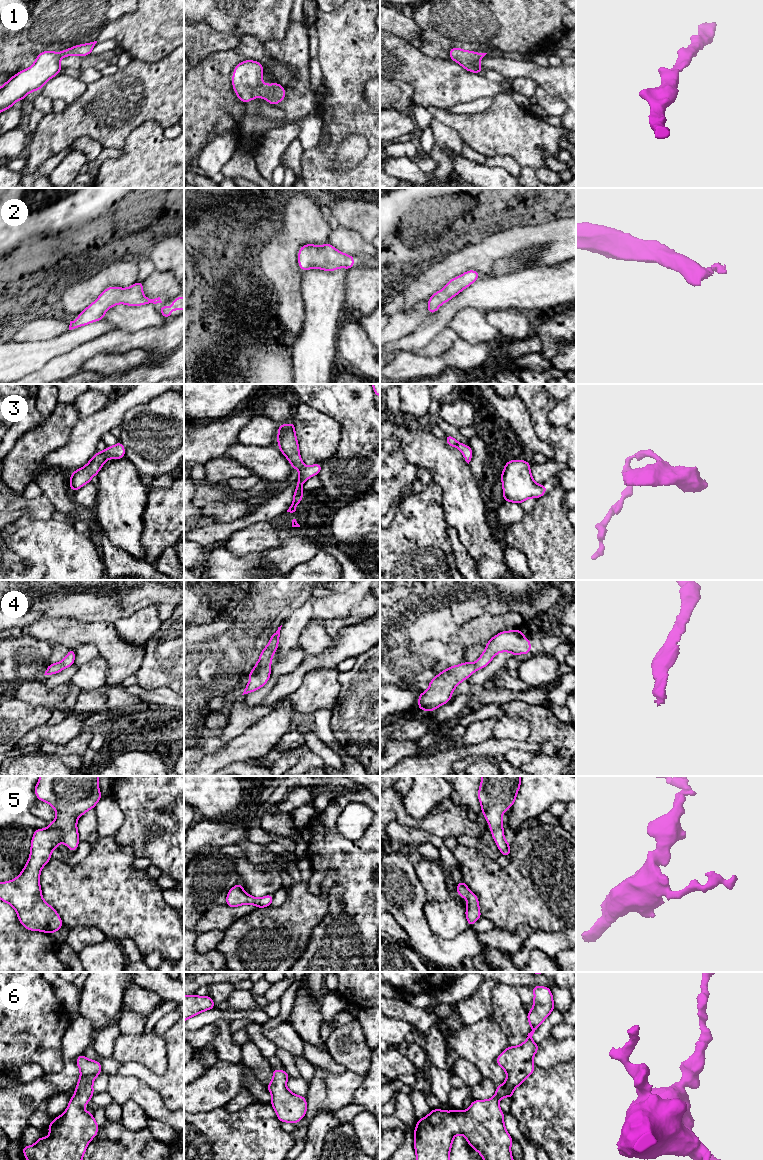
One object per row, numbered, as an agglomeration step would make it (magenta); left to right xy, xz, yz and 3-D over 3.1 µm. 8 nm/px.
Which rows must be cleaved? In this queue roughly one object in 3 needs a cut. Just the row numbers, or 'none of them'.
none of them

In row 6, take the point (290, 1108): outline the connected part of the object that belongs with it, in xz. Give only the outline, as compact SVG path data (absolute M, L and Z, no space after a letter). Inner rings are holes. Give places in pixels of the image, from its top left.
M273 1068L273 1079L266 1087L272 1096L270 1104L279 1121L297 1124L307 1112L307 1100L286 1087L288 1079L285 1070Z

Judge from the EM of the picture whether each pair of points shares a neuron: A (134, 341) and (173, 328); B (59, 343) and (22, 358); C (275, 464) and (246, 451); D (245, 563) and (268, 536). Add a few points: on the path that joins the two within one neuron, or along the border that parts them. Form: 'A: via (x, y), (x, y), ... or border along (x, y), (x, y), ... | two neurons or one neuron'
A: via (144, 339), (163, 338) | one neuron
B: via (50, 349), (31, 356) | one neuron
C: via (268, 462), (253, 458) | one neuron
D: border along (229, 551), (238, 555), (258, 554) | two neurons

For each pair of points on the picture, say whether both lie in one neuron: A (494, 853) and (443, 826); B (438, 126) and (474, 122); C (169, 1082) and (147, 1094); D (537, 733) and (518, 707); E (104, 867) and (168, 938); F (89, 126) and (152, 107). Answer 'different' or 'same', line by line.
A: different
B: different
C: different
D: same
E: same
F: same

